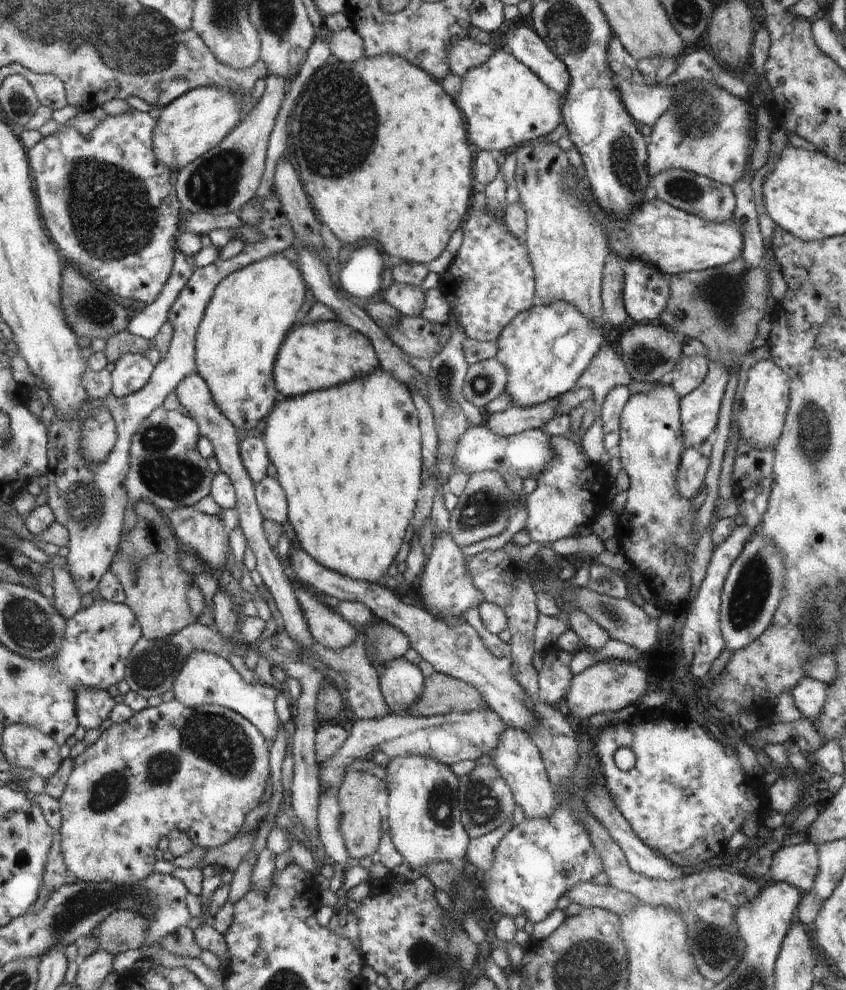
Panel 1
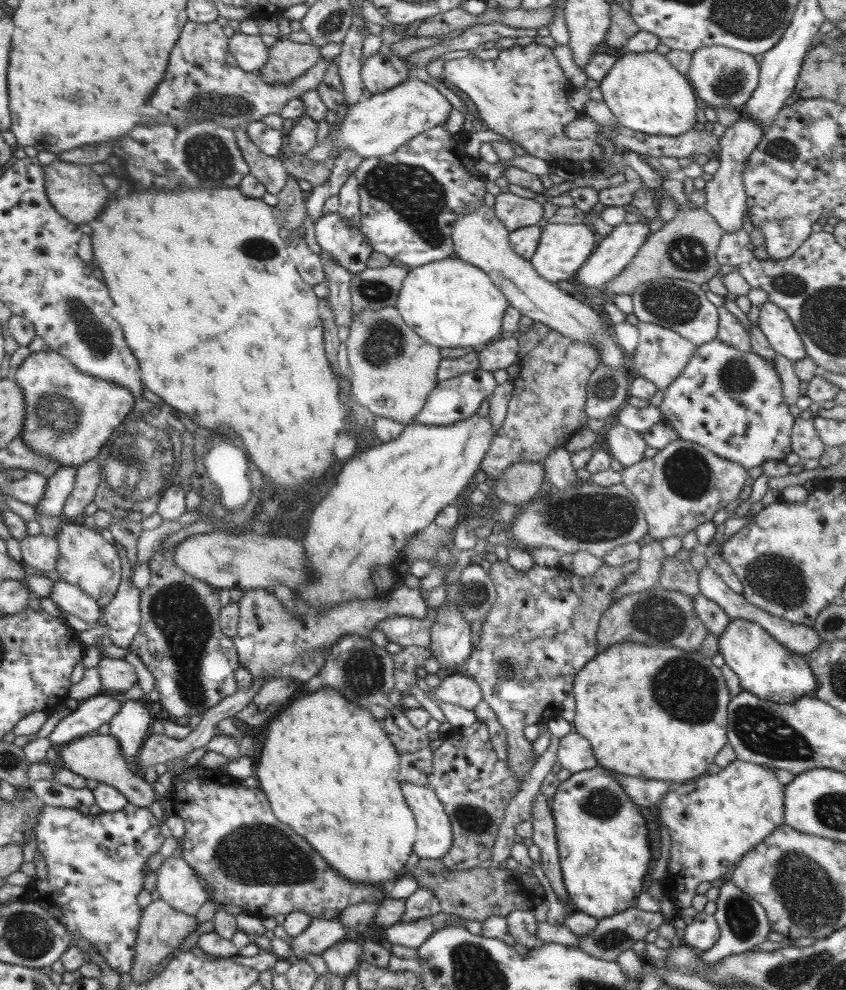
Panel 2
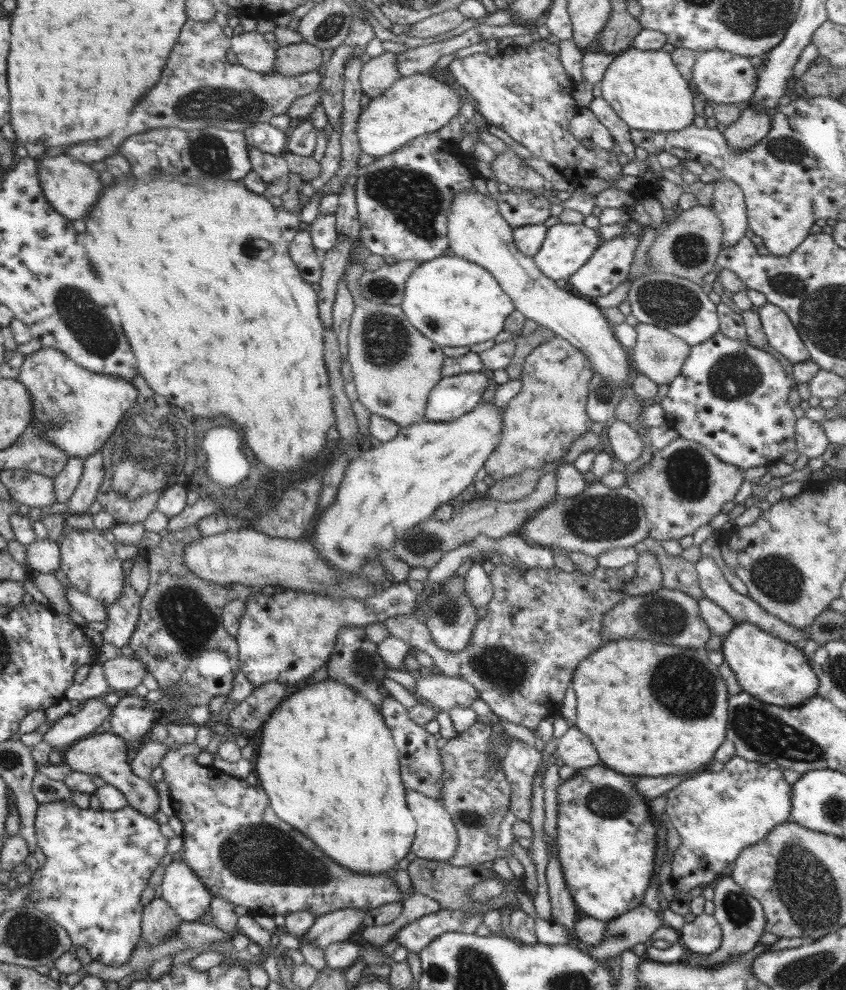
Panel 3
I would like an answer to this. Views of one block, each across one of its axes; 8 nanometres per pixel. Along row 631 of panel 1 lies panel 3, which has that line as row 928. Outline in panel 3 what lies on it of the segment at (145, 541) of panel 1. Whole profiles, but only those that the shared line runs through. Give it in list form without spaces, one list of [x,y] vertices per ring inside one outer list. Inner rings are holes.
[[[162,897],[143,906],[141,940],[145,948],[154,949],[165,941],[176,939],[182,922],[185,920]]]

